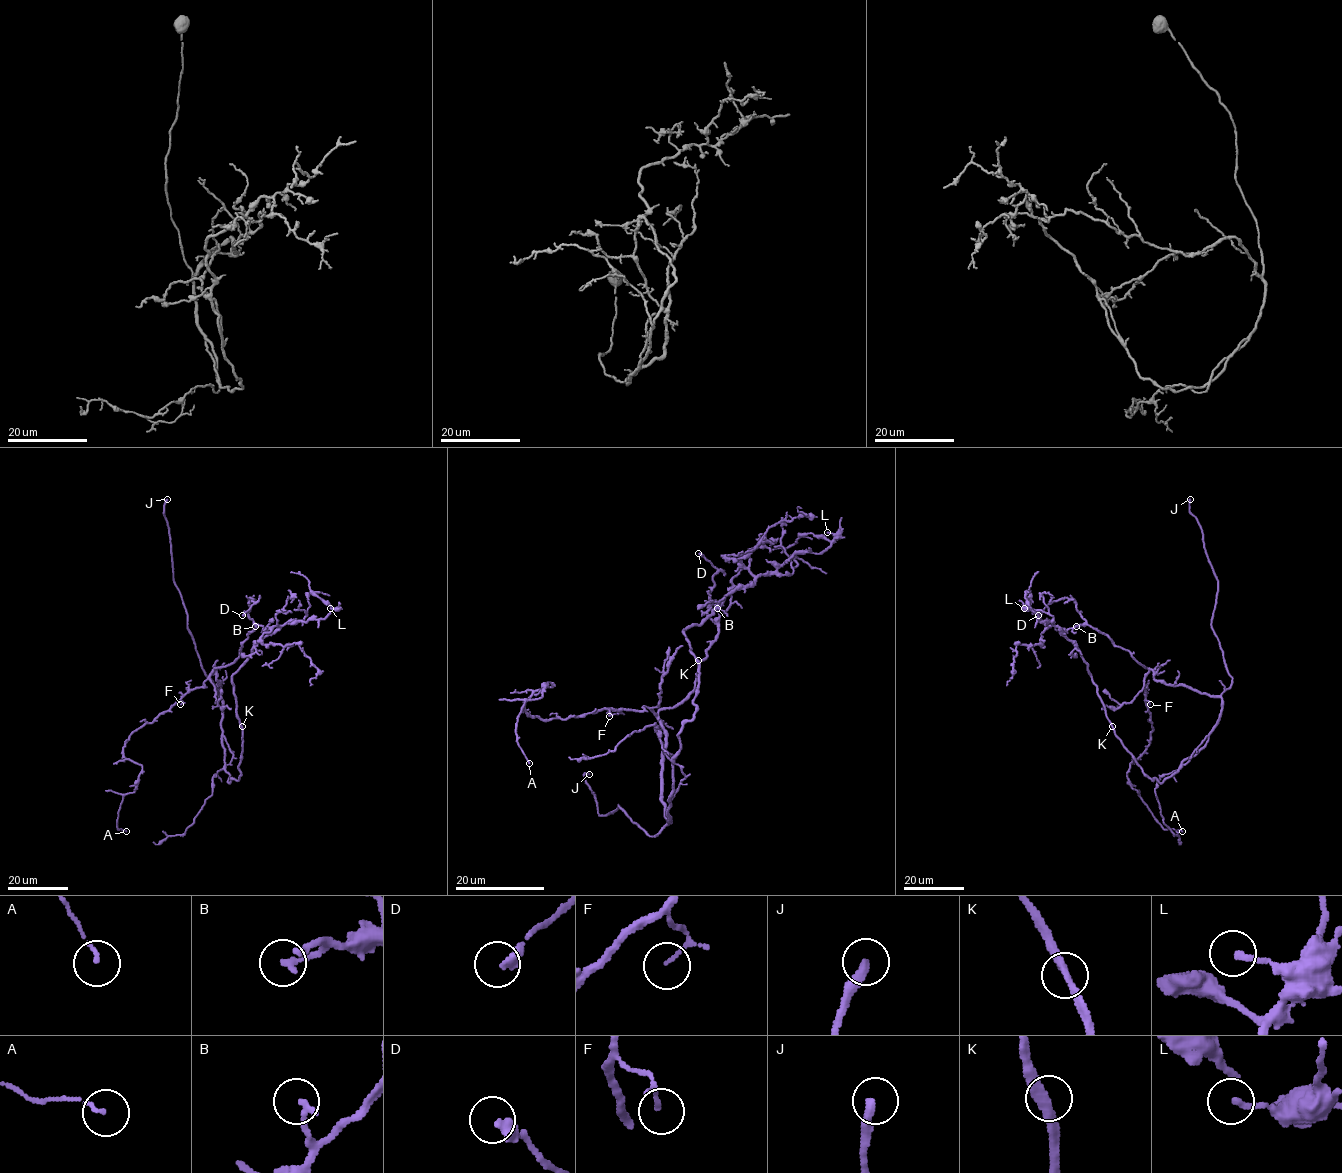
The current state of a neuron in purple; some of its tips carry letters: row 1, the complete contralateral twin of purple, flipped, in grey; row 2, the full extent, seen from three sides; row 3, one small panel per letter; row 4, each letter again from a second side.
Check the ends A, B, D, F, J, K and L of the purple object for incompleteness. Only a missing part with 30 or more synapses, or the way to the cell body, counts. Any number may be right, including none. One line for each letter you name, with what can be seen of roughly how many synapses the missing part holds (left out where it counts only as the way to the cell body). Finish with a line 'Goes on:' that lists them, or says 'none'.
B: 30 syn
Goes on: B, J

